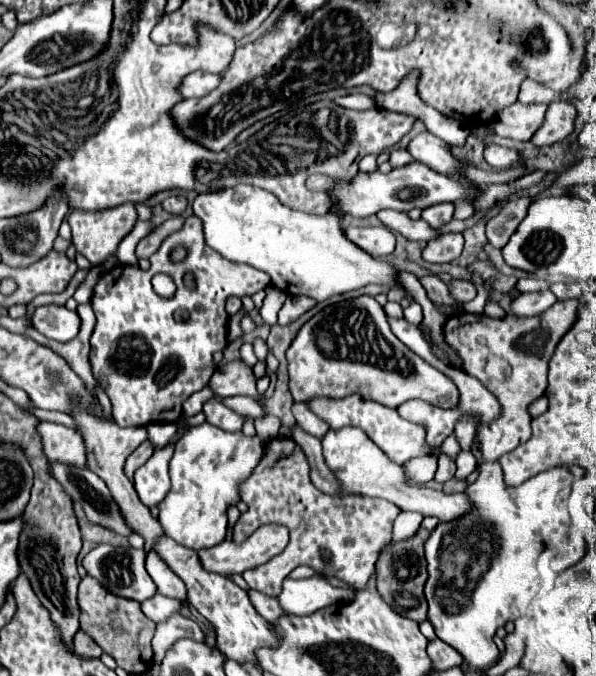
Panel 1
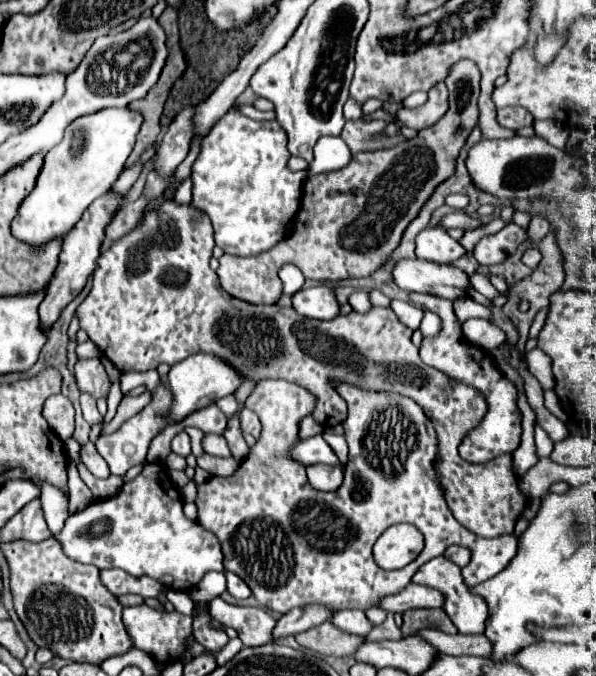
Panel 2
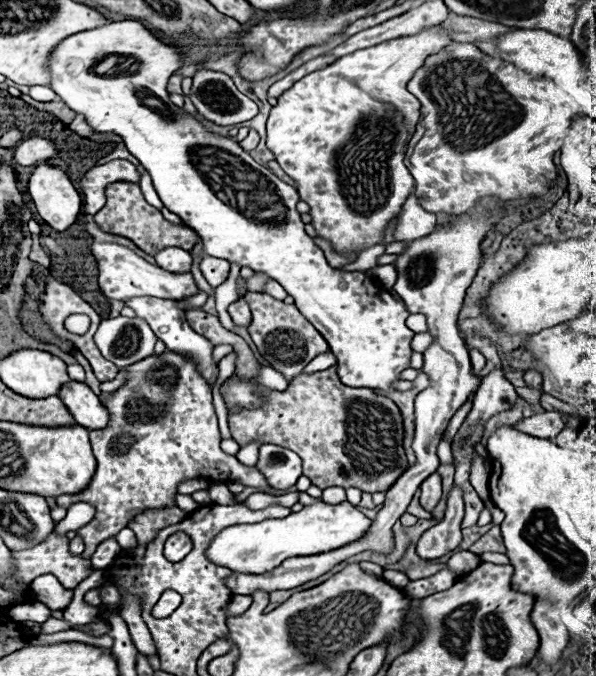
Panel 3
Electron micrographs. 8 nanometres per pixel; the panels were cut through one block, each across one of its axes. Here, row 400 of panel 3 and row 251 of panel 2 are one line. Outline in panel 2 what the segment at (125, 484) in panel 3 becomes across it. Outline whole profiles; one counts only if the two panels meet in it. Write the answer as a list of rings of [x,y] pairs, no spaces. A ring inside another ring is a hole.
[[[172,198],[156,210],[148,210],[136,228],[116,240],[98,258],[98,268],[92,274],[92,290],[76,308],[80,328],[88,332],[98,350],[124,374],[148,372],[160,362],[178,364],[196,352],[214,352],[216,356],[230,360],[230,364],[234,364],[234,368],[240,372],[246,372],[246,380],[282,378],[298,384],[314,394],[316,404],[312,418],[324,428],[342,424],[346,418],[346,402],[330,386],[332,378],[366,390],[404,394],[424,408],[424,414],[438,432],[436,472],[454,518],[482,538],[496,538],[514,532],[514,524],[526,508],[528,496],[524,496],[524,492],[518,488],[518,476],[512,472],[512,454],[502,454],[494,458],[492,464],[470,464],[458,454],[462,438],[476,428],[486,414],[484,394],[480,394],[474,386],[456,382],[440,370],[424,364],[418,356],[418,348],[410,340],[412,330],[404,326],[390,308],[370,308],[364,314],[350,312],[330,322],[320,322],[298,316],[290,306],[250,306],[242,300],[234,300],[220,288],[216,272],[210,270],[214,246],[214,228],[206,212],[196,210],[190,204],[176,204]]]

